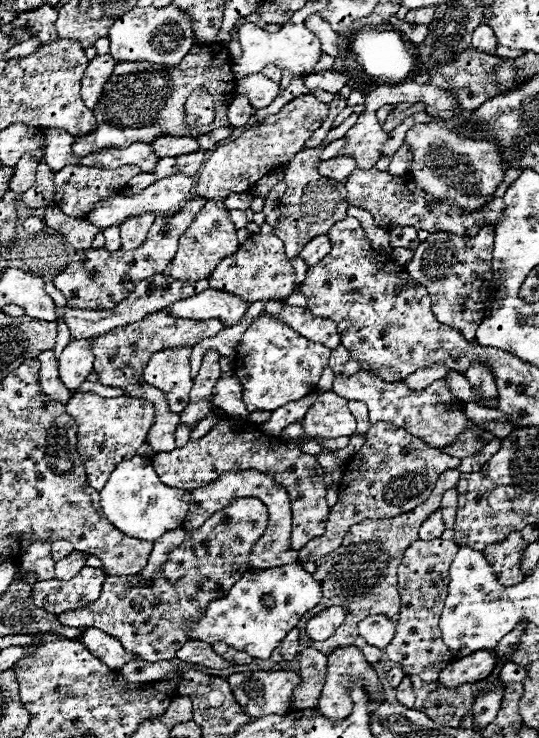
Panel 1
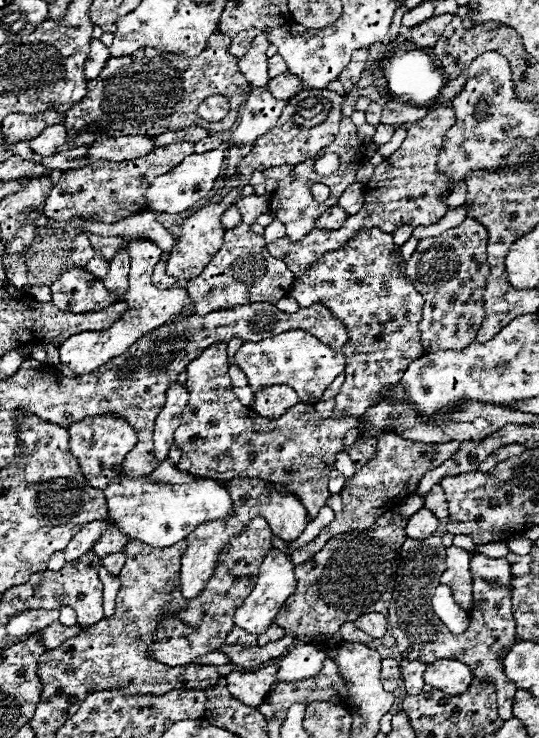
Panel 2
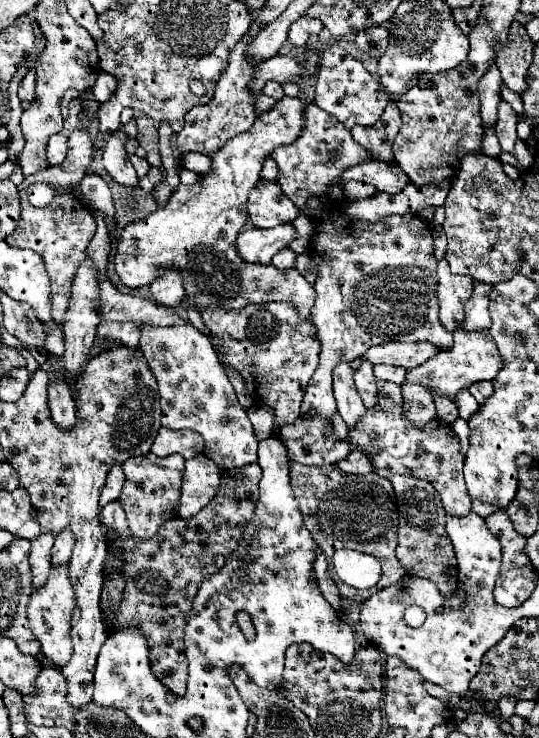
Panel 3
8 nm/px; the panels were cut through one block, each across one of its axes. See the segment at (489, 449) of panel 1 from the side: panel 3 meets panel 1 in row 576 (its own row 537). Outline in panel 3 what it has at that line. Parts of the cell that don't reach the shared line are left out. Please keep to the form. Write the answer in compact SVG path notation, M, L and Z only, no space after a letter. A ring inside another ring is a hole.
M290 462L290 484L294 488L296 500L304 514L306 528L314 534L326 560L340 548L350 548L356 552L372 554L382 564L382 578L376 584L378 590L392 586L406 572L402 572L400 562L394 554L396 550L396 530L398 530L398 510L394 488L390 480L370 474L346 474L336 466L302 466Z

